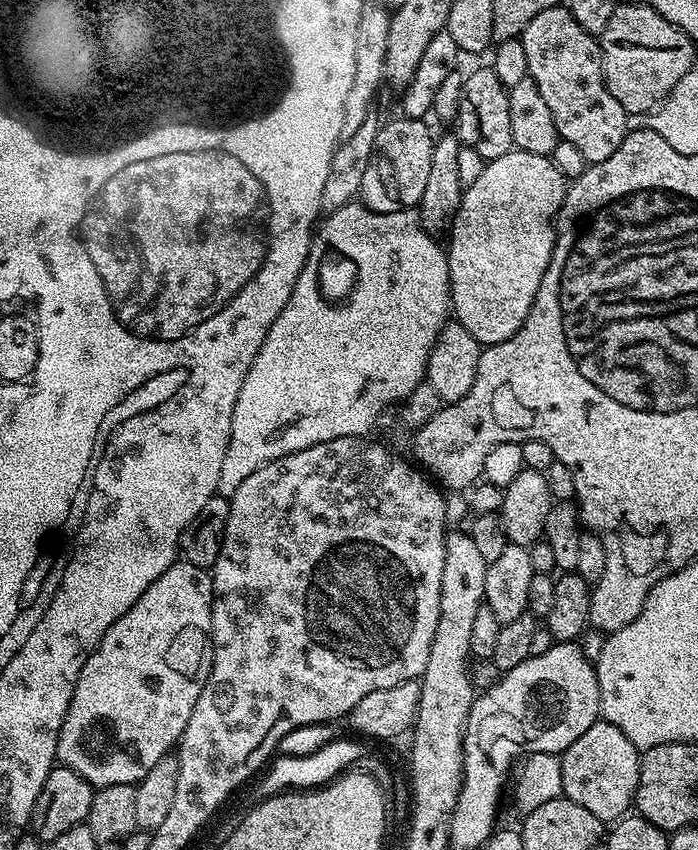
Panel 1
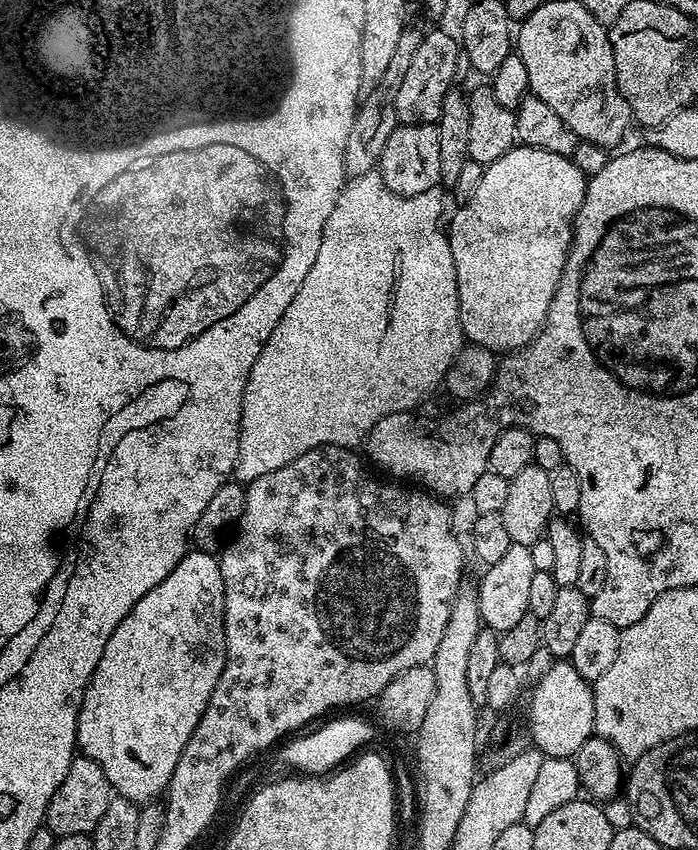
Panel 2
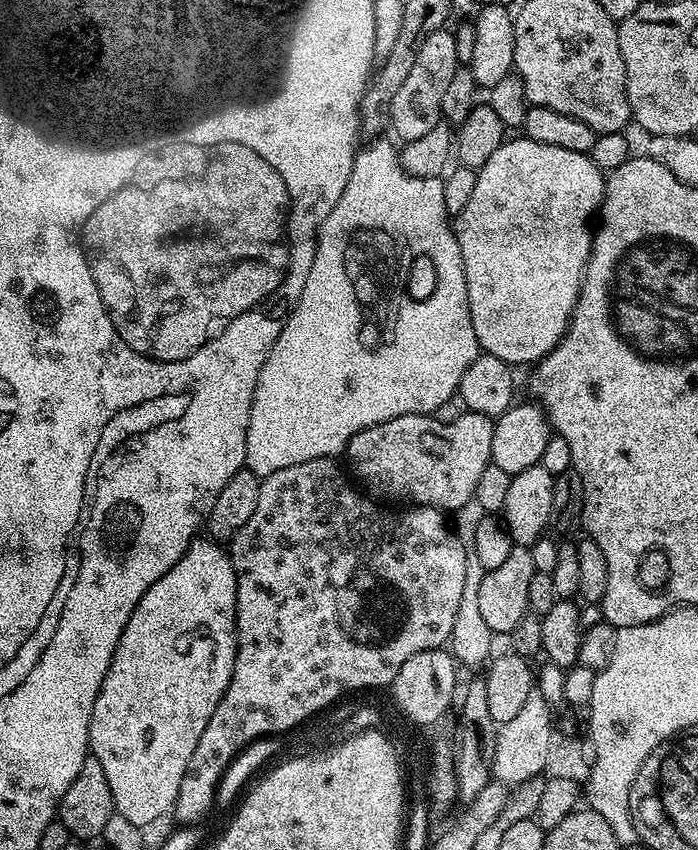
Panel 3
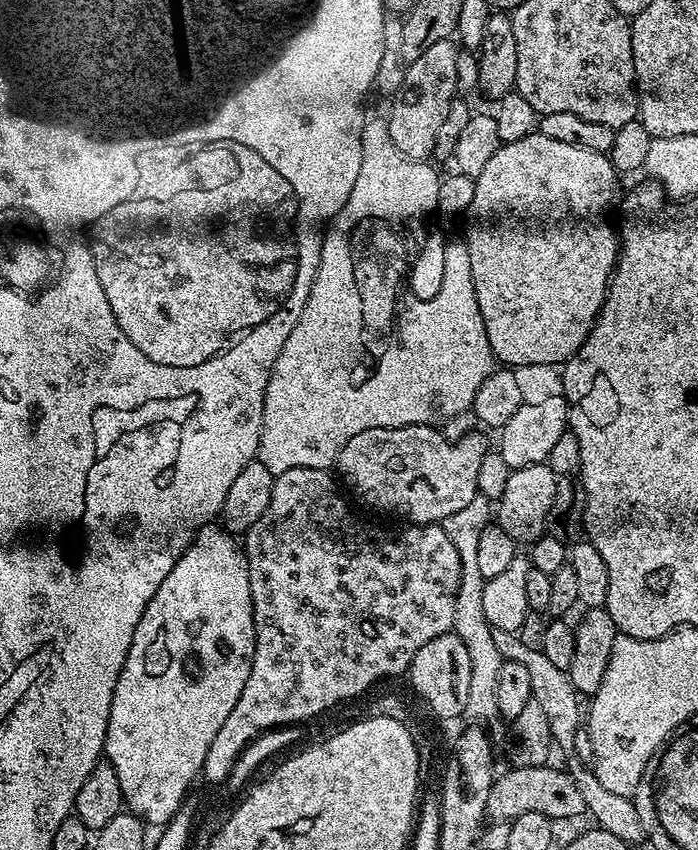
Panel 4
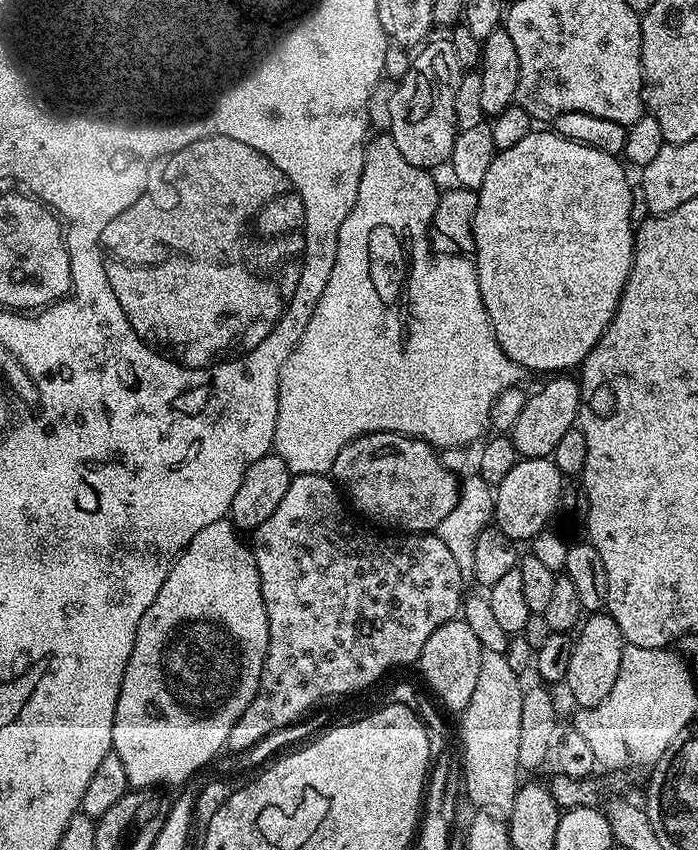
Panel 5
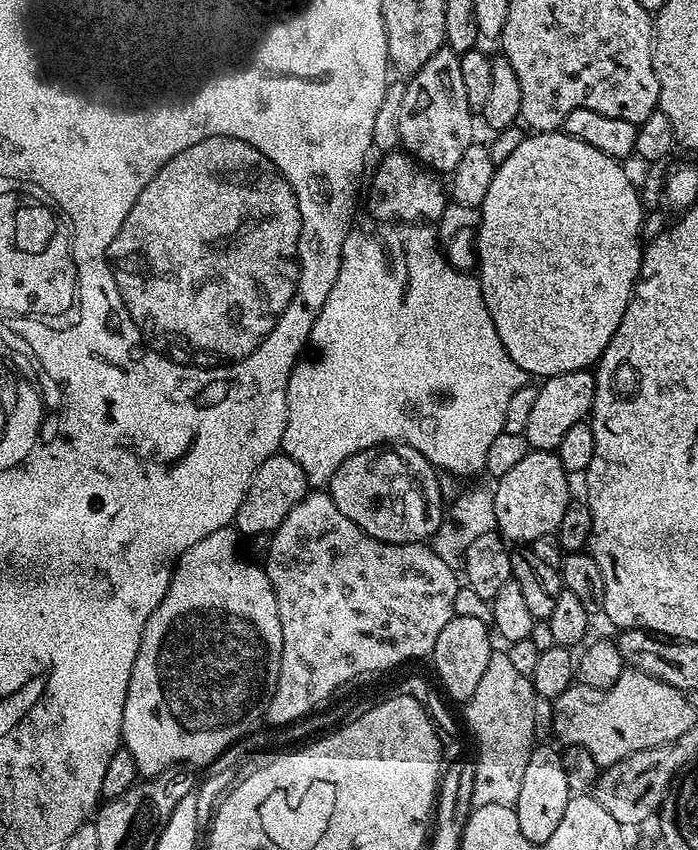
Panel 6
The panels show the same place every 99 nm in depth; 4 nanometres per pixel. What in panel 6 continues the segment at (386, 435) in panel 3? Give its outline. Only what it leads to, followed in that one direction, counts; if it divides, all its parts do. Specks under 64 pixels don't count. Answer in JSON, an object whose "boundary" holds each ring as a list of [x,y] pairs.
{"boundary":[[[388,446],[377,451],[367,448],[342,462],[330,478],[326,491],[331,496],[334,506],[354,522],[368,536],[391,544],[419,544],[427,541],[436,533],[446,511],[446,496],[440,493],[440,480],[437,469],[418,450],[410,446]]]}

